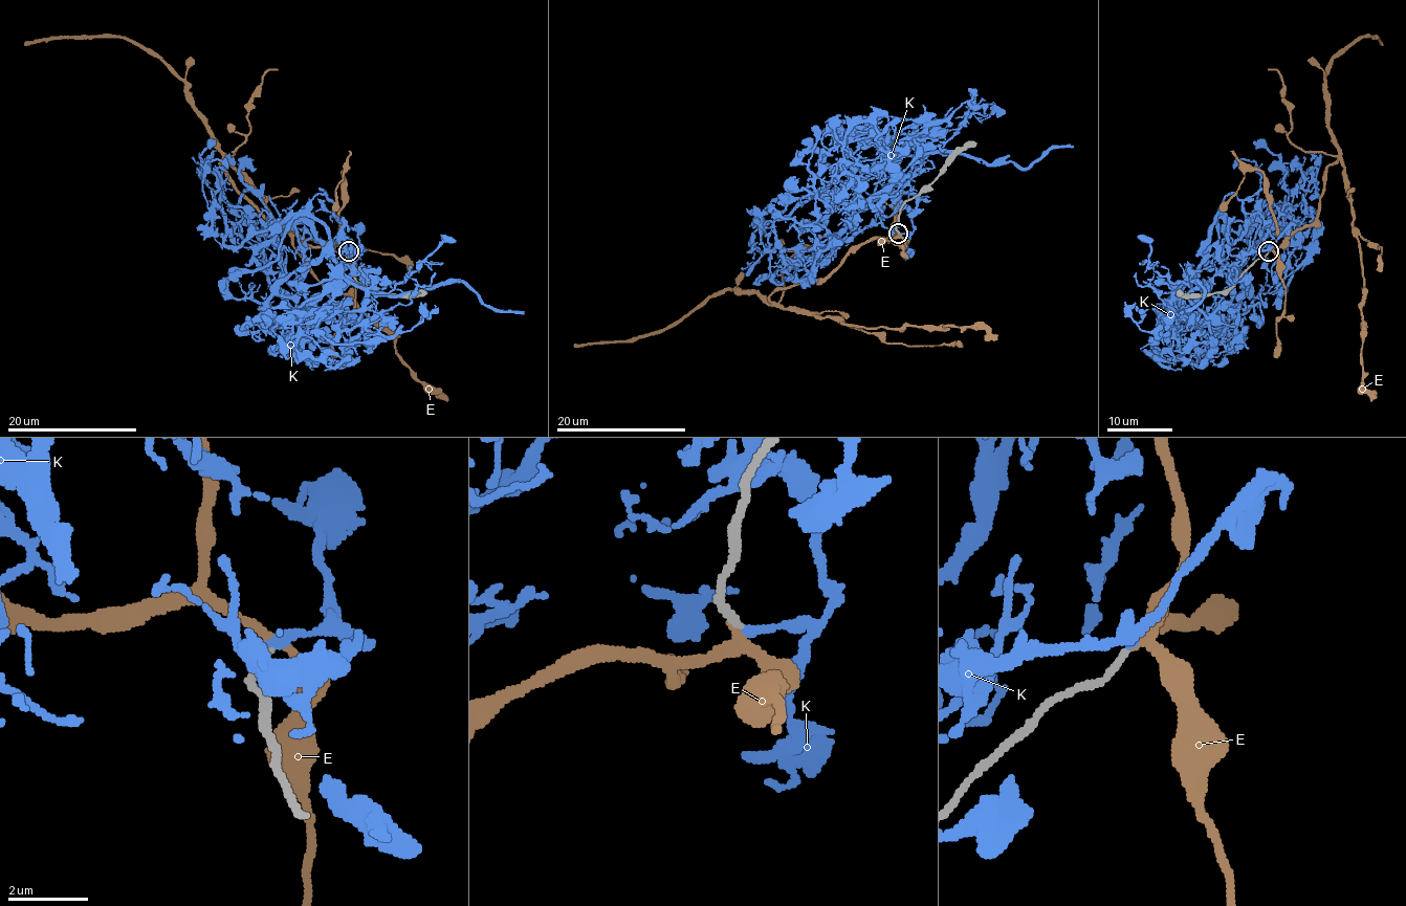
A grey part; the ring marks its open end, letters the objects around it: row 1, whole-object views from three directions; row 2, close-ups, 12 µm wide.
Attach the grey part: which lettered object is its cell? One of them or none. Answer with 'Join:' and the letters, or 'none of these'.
Join: E

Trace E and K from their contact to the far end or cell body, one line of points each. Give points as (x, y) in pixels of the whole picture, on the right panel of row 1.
E: (1268, 252), (1314, 221), (1323, 176), (1338, 159), (1363, 273), (1363, 388), (1374, 399)
K: (1268, 250), (1228, 256), (1191, 288), (1255, 220), (1311, 215), (1302, 200), (1288, 206), (1286, 170), (1253, 140)

